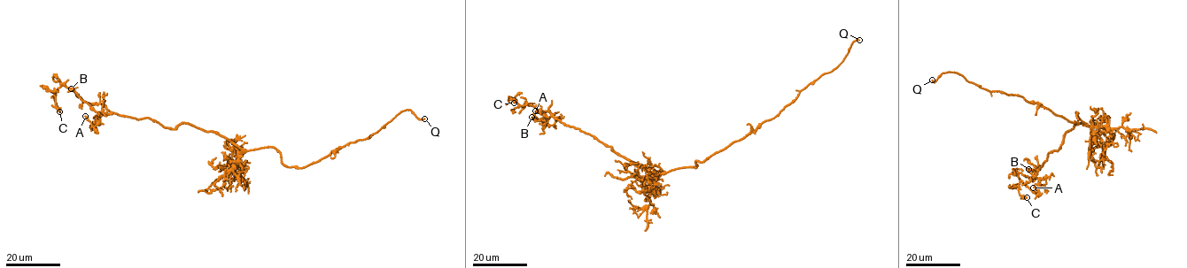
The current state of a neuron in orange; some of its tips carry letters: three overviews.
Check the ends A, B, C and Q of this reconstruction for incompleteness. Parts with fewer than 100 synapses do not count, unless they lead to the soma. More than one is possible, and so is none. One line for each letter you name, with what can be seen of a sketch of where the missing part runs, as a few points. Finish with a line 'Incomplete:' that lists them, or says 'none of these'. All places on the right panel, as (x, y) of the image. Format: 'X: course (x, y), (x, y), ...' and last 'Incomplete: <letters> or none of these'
Incomplete: Q

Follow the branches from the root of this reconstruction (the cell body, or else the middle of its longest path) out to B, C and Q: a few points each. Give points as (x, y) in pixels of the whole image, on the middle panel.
B: (678, 169), (664, 172), (645, 168), (619, 156), (610, 146), (590, 134), (558, 119), (550, 126), (531, 117)
C: (678, 169), (664, 172), (645, 168), (547, 111), (521, 105), (515, 97), (514, 103)
Q: (678, 169), (696, 166), (696, 161), (704, 161), (774, 118), (810, 83), (839, 65), (851, 44), (859, 40)

